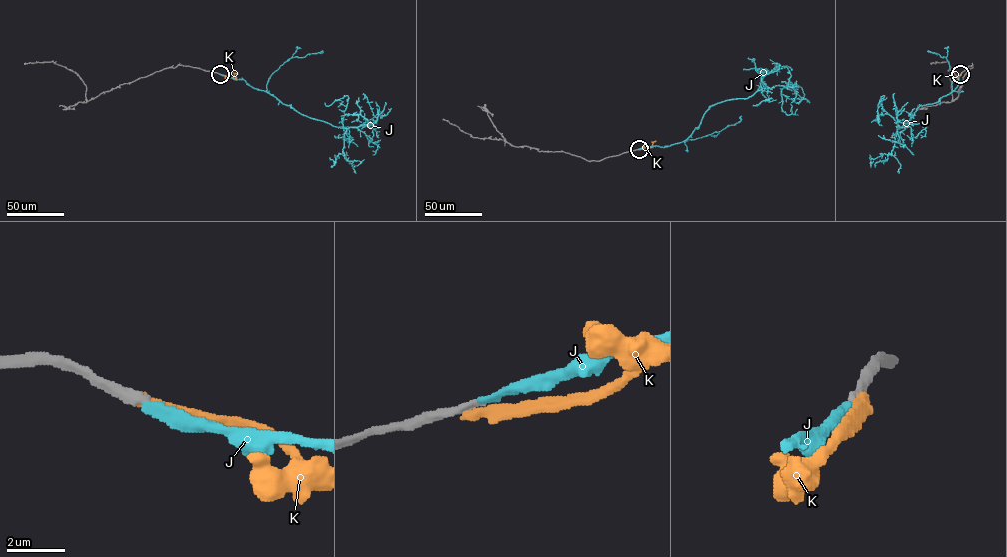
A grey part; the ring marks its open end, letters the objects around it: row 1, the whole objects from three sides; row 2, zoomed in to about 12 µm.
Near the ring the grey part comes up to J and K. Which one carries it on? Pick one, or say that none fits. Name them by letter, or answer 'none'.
J

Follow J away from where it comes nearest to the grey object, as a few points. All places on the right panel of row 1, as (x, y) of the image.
J: (960, 74), (953, 91), (936, 102), (920, 105), (907, 126), (899, 128), (897, 125), (925, 125), (915, 138)

